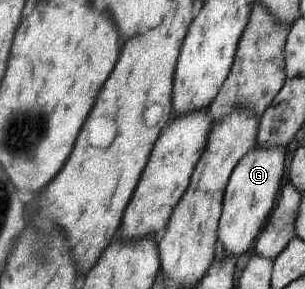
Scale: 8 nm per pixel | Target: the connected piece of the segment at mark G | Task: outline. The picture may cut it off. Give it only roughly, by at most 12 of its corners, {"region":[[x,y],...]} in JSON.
{"region":[[282,146],[232,169],[216,233],[238,258],[258,236],[284,175]]}

